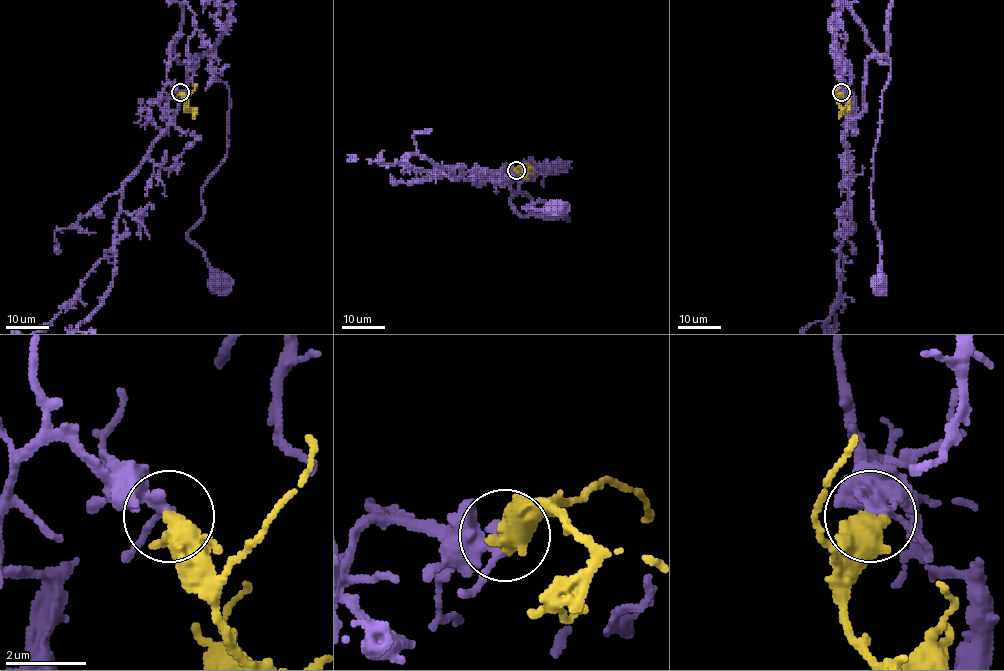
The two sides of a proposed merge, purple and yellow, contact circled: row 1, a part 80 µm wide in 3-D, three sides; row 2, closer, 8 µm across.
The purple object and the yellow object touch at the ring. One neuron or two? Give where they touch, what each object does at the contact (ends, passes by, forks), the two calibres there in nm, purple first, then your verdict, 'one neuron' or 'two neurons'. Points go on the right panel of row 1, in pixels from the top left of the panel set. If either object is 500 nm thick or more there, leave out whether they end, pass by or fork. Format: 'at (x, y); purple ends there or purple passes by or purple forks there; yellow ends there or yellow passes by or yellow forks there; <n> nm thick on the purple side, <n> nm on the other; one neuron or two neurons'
at (841, 92); 240 nm thick on the purple side, 650 nm on the other; one neuron

